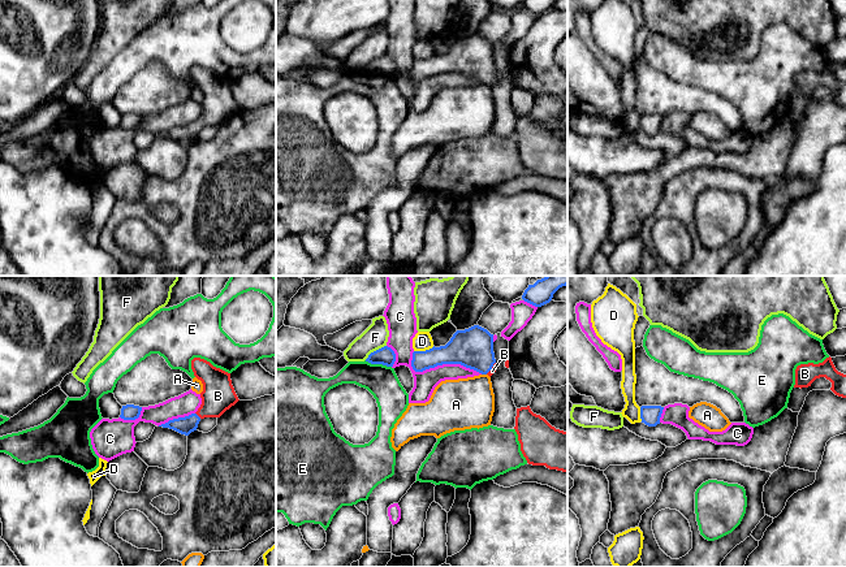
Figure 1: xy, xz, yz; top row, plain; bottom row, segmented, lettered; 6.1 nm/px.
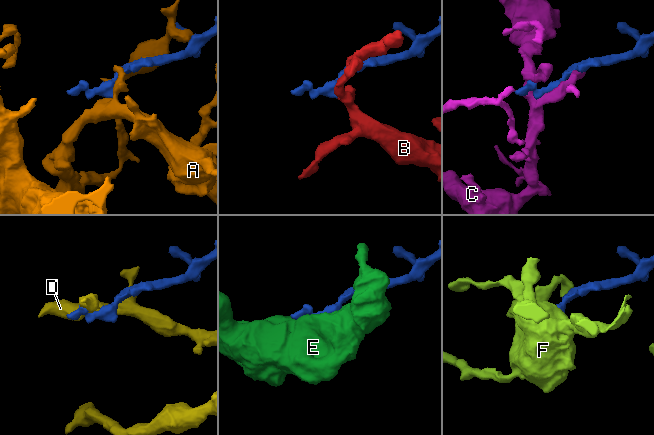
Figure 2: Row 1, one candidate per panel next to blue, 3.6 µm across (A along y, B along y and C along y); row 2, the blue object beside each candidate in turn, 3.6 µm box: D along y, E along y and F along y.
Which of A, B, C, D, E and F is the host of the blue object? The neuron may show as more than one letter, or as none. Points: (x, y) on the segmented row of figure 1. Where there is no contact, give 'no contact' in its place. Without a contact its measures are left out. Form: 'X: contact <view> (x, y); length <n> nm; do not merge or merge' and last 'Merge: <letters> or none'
A: contact xz (484, 373); length 30 nm; do not merge
B: contact xy (197, 415); length 50 nm; merge
C: contact xz (440, 364); length 460 nm; do not merge
D: contact xz (423, 351); length 130 nm; do not merge
E: contact xz (378, 363); length 170 nm; do not merge
F: contact xz (376, 350); length 160 nm; do not merge
Merge: B

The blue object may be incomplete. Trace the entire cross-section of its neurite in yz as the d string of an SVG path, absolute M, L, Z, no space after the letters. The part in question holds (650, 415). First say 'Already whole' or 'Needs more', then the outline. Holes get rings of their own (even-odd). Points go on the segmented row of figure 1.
Already whole. M642 406L640 407L640 419L648 427L656 427L660 424L660 417L664 407L661 406Z

